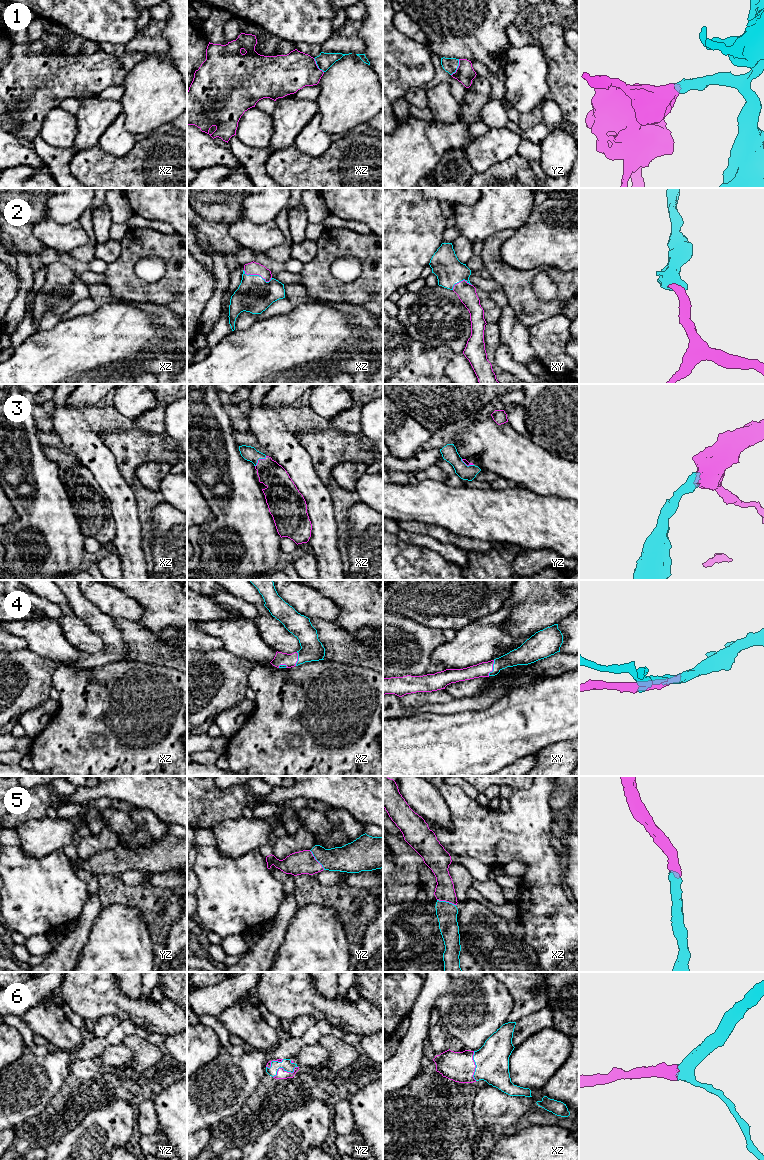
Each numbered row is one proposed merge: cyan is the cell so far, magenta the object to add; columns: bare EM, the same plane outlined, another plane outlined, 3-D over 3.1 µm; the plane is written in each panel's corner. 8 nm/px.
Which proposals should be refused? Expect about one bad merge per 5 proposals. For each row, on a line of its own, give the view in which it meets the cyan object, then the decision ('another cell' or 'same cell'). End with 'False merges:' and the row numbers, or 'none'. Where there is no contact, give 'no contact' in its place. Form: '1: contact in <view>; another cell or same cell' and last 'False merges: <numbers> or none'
1: contact in yz; same cell
2: contact in xz; same cell
3: contact in xz; same cell
4: contact in xy; same cell
5: contact in yz; same cell
6: contact in yz; same cell
False merges: none

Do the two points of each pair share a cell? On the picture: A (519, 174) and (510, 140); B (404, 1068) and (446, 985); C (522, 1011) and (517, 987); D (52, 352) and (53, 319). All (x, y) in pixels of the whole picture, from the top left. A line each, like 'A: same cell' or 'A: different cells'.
A: different cells
B: same cell
C: same cell
D: different cells

